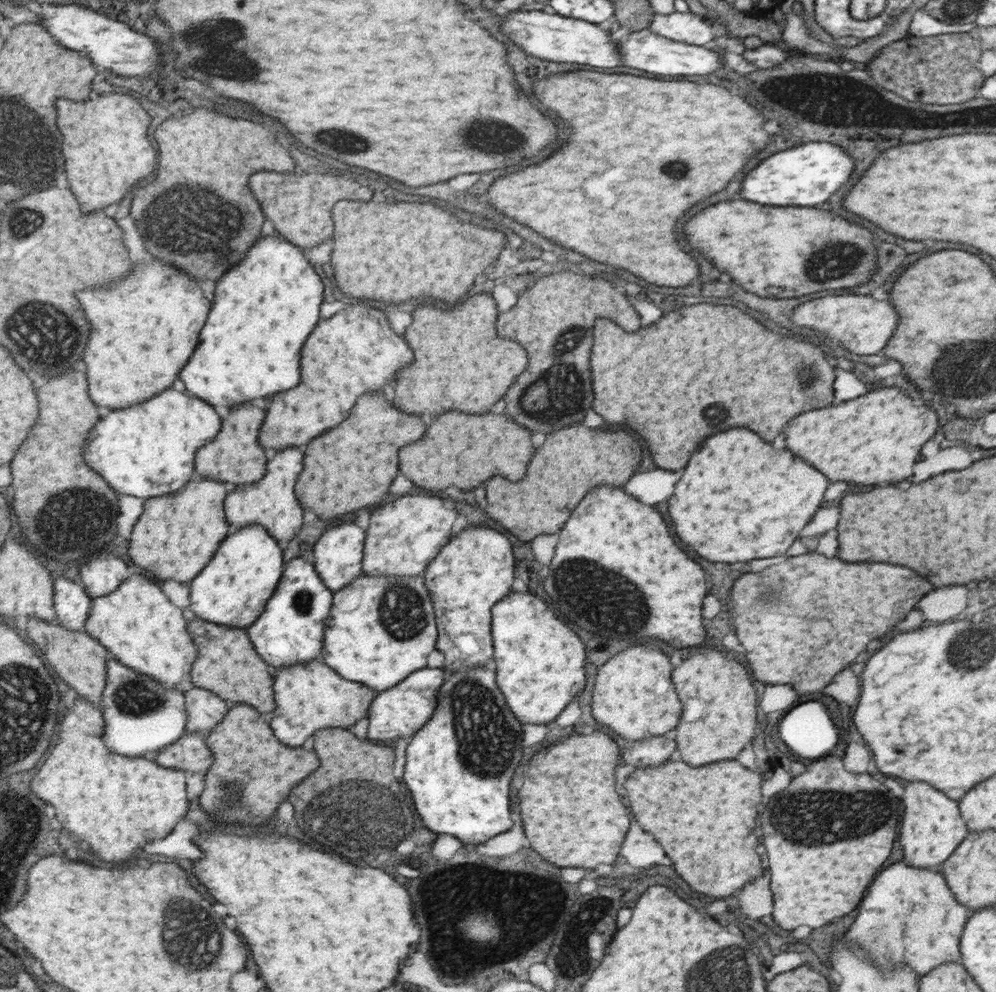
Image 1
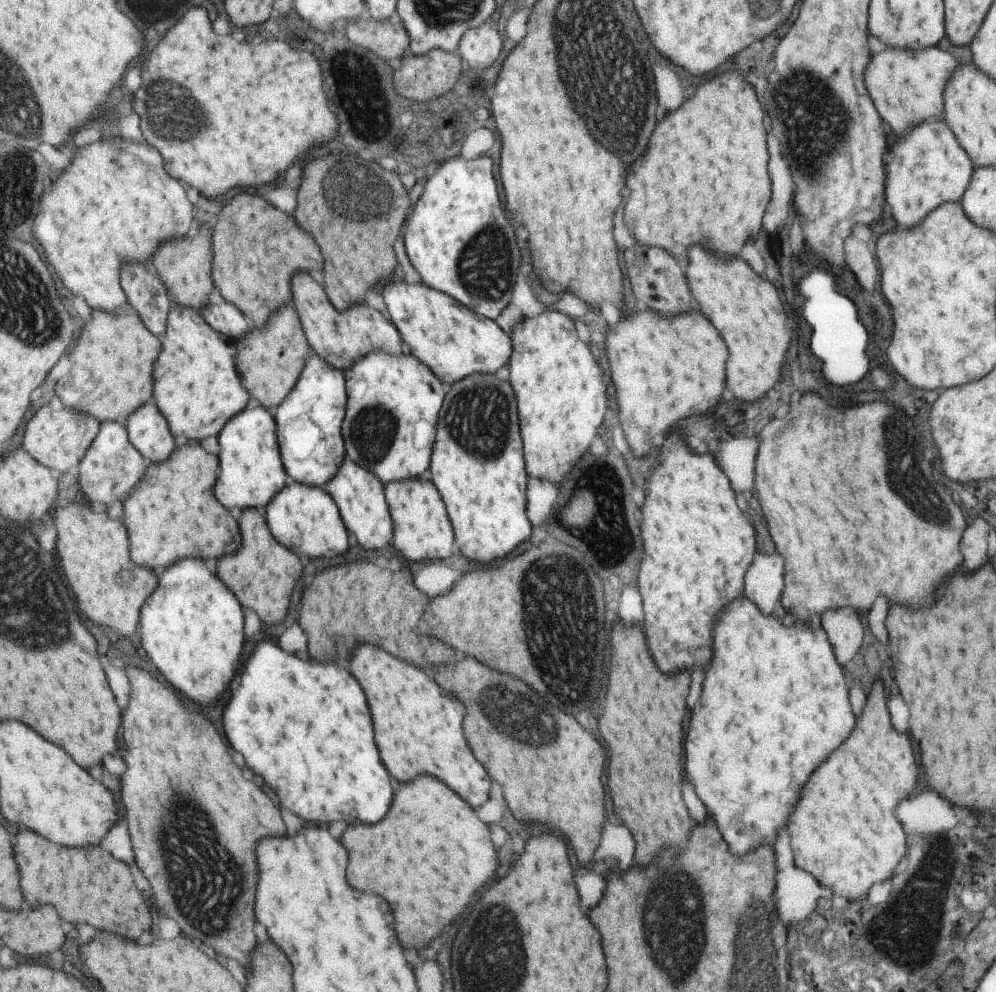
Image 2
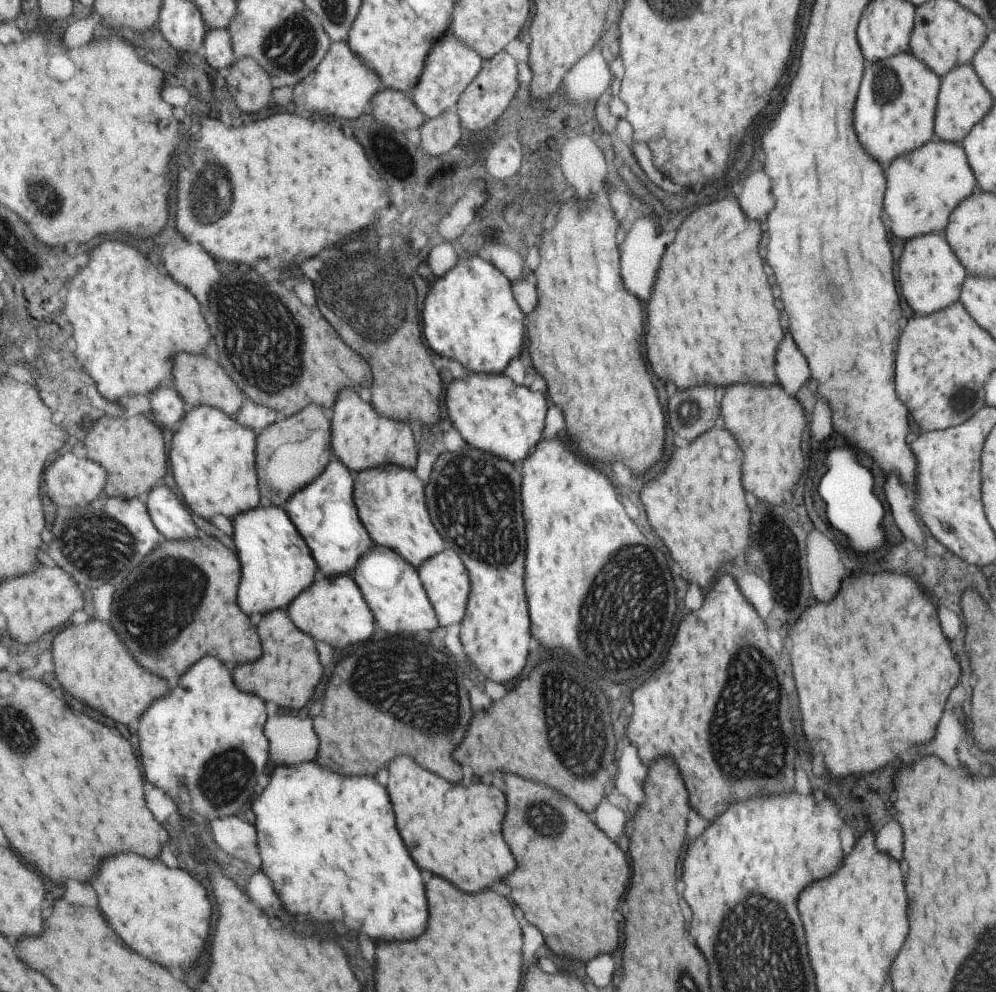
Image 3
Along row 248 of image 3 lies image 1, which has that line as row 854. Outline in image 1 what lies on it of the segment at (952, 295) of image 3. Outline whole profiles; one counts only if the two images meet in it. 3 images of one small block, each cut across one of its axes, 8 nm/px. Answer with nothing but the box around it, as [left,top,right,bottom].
[900,782,969,870]

